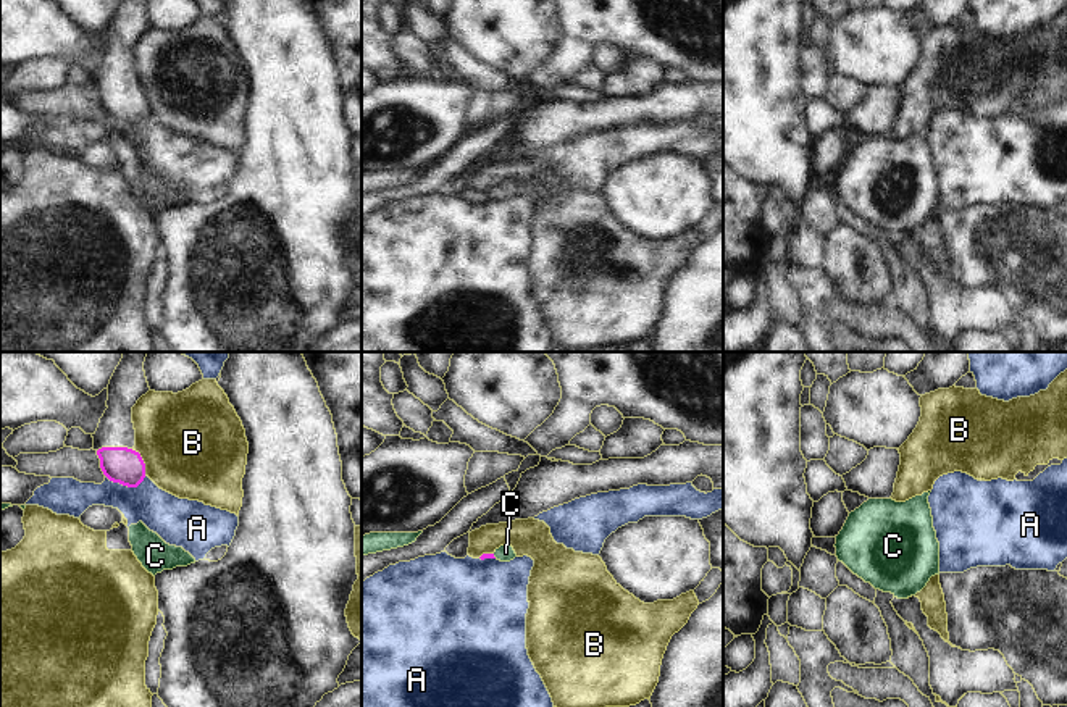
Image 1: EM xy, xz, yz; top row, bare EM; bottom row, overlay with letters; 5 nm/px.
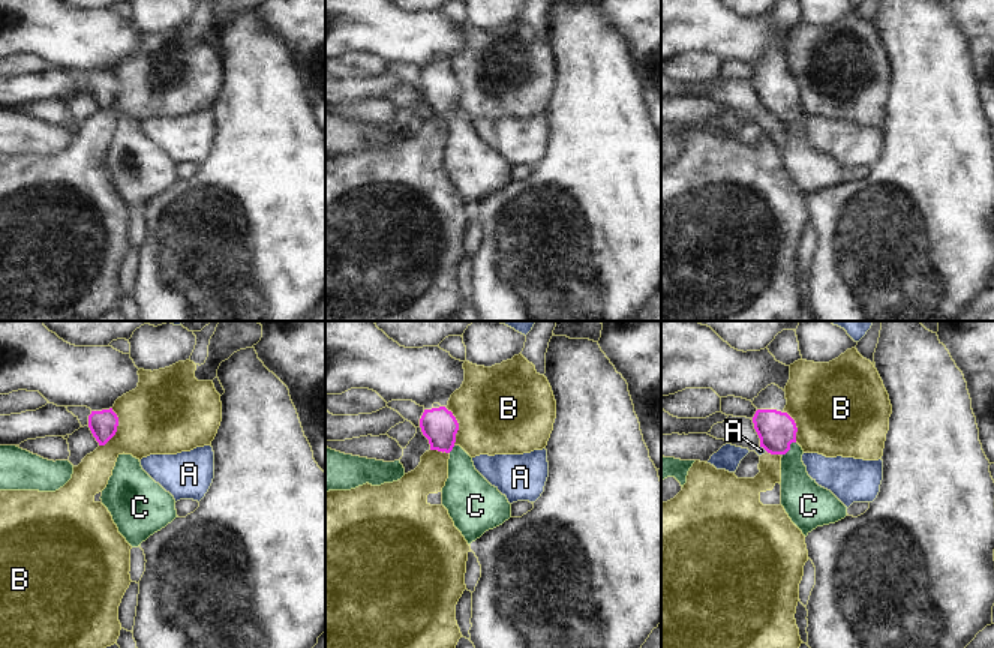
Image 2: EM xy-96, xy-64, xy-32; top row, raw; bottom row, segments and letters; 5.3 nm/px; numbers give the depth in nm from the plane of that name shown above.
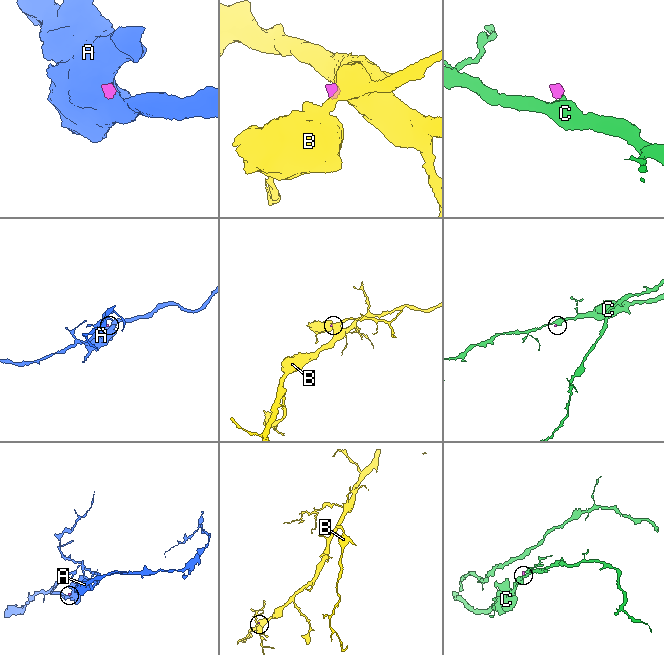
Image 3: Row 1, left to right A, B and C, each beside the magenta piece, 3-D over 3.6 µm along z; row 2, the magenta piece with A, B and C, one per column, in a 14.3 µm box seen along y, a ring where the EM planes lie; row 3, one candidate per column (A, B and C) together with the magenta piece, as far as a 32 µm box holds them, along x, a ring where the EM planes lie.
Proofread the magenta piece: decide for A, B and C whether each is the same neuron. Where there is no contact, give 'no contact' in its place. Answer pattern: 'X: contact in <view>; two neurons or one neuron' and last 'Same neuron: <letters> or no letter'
A: contact in xy; two neurons
B: contact in xy; two neurons
C: contact in xz; one neuron
Same neuron: C

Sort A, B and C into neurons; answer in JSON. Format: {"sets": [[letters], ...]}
{"sets": [["A"], ["B"], ["C"]]}

